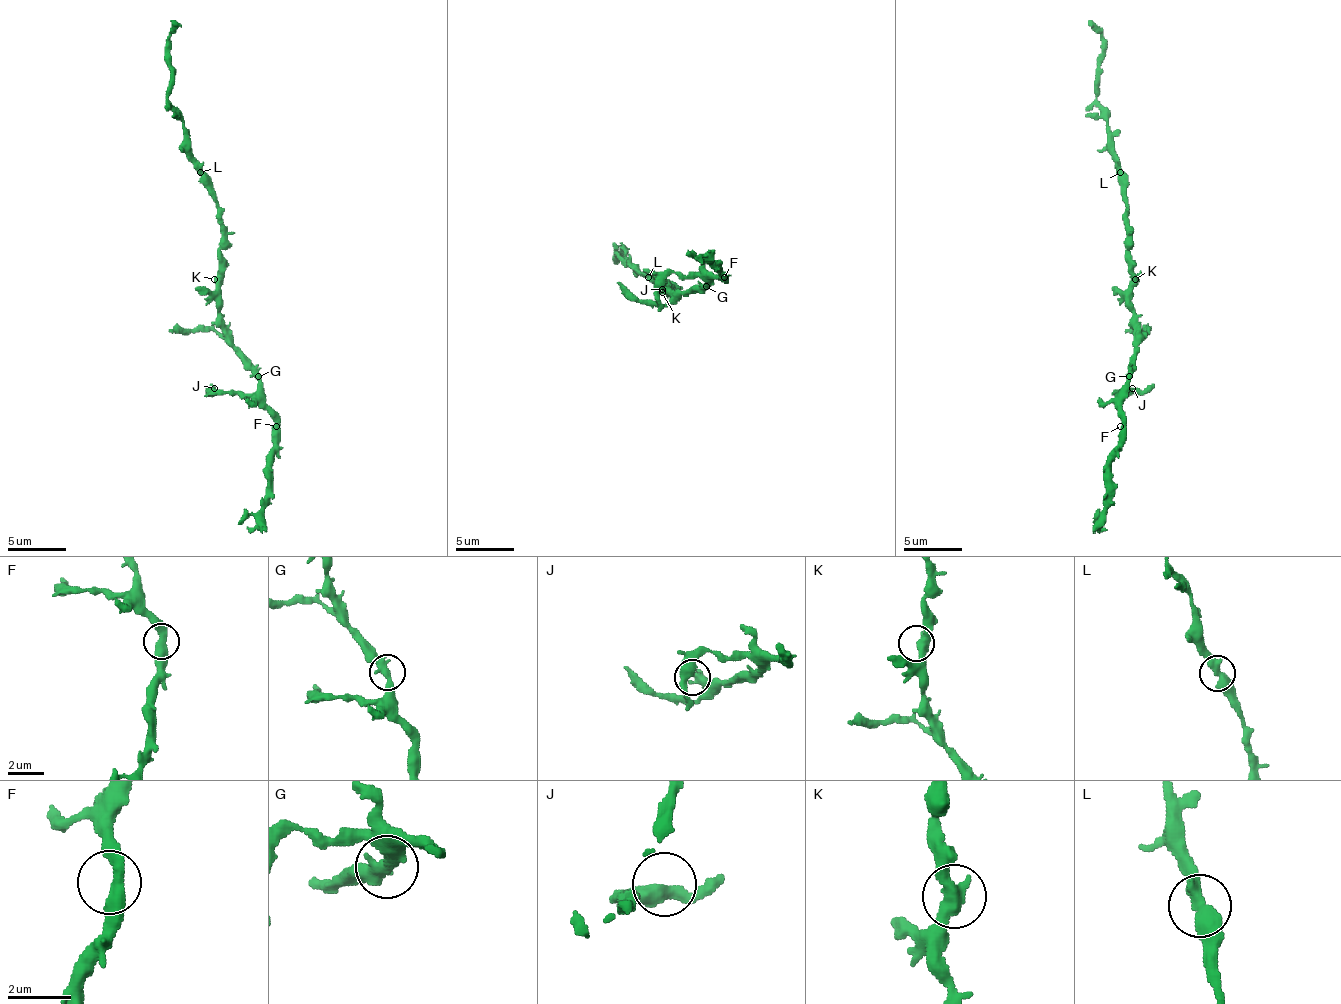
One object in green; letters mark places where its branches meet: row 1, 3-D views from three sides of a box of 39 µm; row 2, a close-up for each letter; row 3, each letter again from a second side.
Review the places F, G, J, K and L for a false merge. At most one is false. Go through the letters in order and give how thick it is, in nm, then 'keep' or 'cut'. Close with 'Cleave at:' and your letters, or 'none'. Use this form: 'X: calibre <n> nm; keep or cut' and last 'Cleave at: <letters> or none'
F: calibre 440 nm; keep
G: calibre 400 nm; keep
J: calibre 480 nm; keep
K: calibre 440 nm; keep
L: calibre 440 nm; keep
Cleave at: none

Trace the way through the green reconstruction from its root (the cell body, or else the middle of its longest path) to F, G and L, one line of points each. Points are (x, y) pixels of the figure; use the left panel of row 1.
F: (220, 279), (223, 335), (258, 382), (258, 396), (276, 426)
G: (220, 279), (223, 335), (258, 376)
L: (220, 279), (223, 220), (214, 187), (199, 173)

